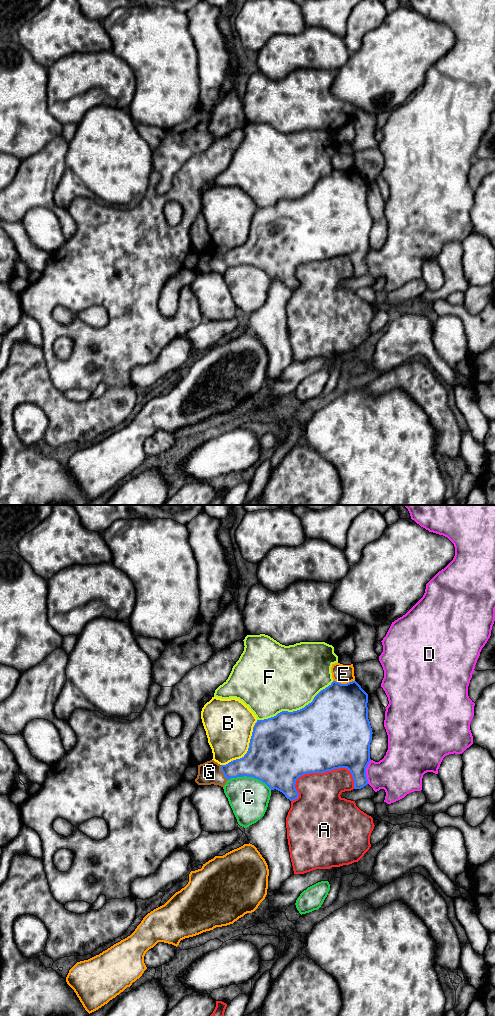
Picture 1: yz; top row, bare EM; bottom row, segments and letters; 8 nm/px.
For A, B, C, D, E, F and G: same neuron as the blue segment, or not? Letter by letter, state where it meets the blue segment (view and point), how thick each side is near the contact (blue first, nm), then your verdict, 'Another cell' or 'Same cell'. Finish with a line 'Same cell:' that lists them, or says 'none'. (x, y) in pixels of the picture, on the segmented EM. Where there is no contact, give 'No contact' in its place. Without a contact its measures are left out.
A: Touches blue at yz (312, 772). Thickness 500 nm (blue) against 340 nm. Another cell
B: Touches blue at yz (248, 749). Thickness 500 nm (blue) against 380 nm. Another cell
C: Touches blue at yz (249, 776). Thickness 420 nm (blue) against 320 nm. Another cell
D: Touches blue at yz (365, 771). Thickness 360 nm (blue) against 320 nm. Another cell
E: Touches blue at yz (344, 684). Thickness 480 nm (blue) against 150 nm. Another cell
F: Touches blue at yz (295, 711). Thickness 500 nm (blue) against 480 nm. Another cell
G: Touches blue at yz (222, 771). Thickness 190 nm (blue) against 180 nm. Same cell
Same cell: G

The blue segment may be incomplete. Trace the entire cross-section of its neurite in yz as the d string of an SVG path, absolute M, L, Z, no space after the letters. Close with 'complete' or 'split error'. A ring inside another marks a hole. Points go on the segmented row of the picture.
M333 681L304 708L293 712L282 711L274 717L257 720L247 753L226 765L220 765L214 760L198 765L195 782L198 785L224 787L231 778L253 777L293 801L299 797L295 788L299 777L347 768L352 774L354 789L361 789L368 784L366 768L371 760L370 743L373 734L367 703L368 694L356 681L347 684Z; split error

